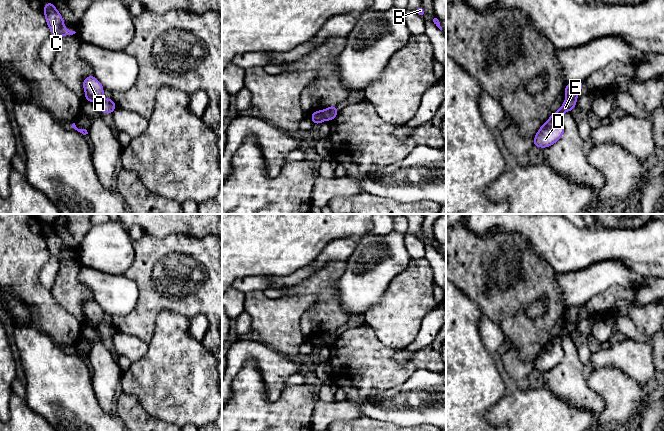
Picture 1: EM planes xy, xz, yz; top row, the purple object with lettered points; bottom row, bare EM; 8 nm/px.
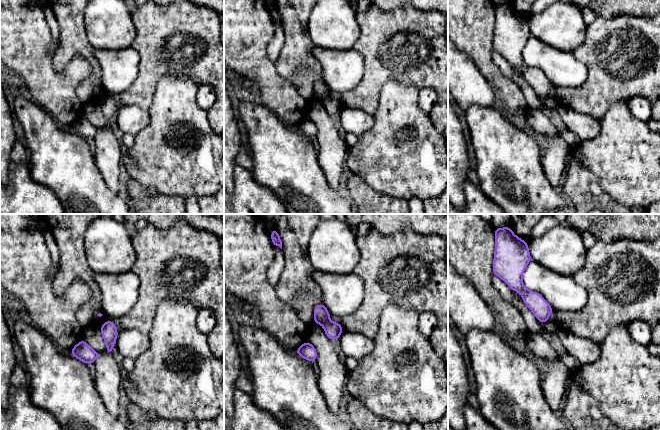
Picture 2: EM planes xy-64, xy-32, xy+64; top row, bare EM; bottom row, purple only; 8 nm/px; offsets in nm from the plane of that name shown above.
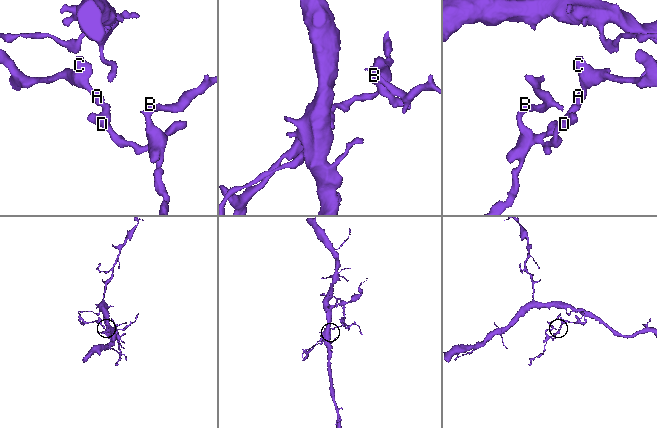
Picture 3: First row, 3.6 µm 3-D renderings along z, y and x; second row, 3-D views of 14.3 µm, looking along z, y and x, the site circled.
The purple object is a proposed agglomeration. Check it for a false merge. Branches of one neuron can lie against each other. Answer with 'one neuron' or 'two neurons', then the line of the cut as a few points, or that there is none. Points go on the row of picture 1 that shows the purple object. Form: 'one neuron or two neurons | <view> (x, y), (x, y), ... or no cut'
two neurons | yz (566, 97), (575, 100)

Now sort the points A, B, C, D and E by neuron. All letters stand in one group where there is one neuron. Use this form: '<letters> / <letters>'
A C / B D E

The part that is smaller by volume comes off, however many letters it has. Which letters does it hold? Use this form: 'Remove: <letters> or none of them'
Remove: B, D, E

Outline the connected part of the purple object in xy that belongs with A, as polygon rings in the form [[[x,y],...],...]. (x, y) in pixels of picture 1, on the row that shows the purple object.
[[[94,75],[83,80],[83,87],[86,100],[96,103],[102,98],[104,88]]]

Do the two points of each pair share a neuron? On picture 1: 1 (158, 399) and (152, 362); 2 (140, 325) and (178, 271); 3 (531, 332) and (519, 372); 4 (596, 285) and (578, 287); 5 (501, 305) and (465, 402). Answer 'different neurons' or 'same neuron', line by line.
1: same neuron
2: same neuron
3: different neurons
4: same neuron
5: different neurons

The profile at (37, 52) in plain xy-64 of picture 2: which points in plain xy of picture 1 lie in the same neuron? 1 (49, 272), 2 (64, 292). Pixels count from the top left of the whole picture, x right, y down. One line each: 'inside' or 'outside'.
1: outside
2: outside

